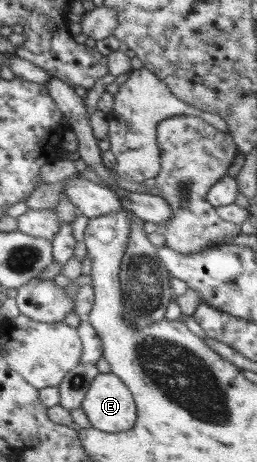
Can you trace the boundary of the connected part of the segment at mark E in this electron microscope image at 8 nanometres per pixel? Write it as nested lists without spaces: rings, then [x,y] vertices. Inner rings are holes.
[[[99,373],[91,381],[82,408],[91,426],[106,433],[123,433],[136,423],[131,391],[113,373]]]

